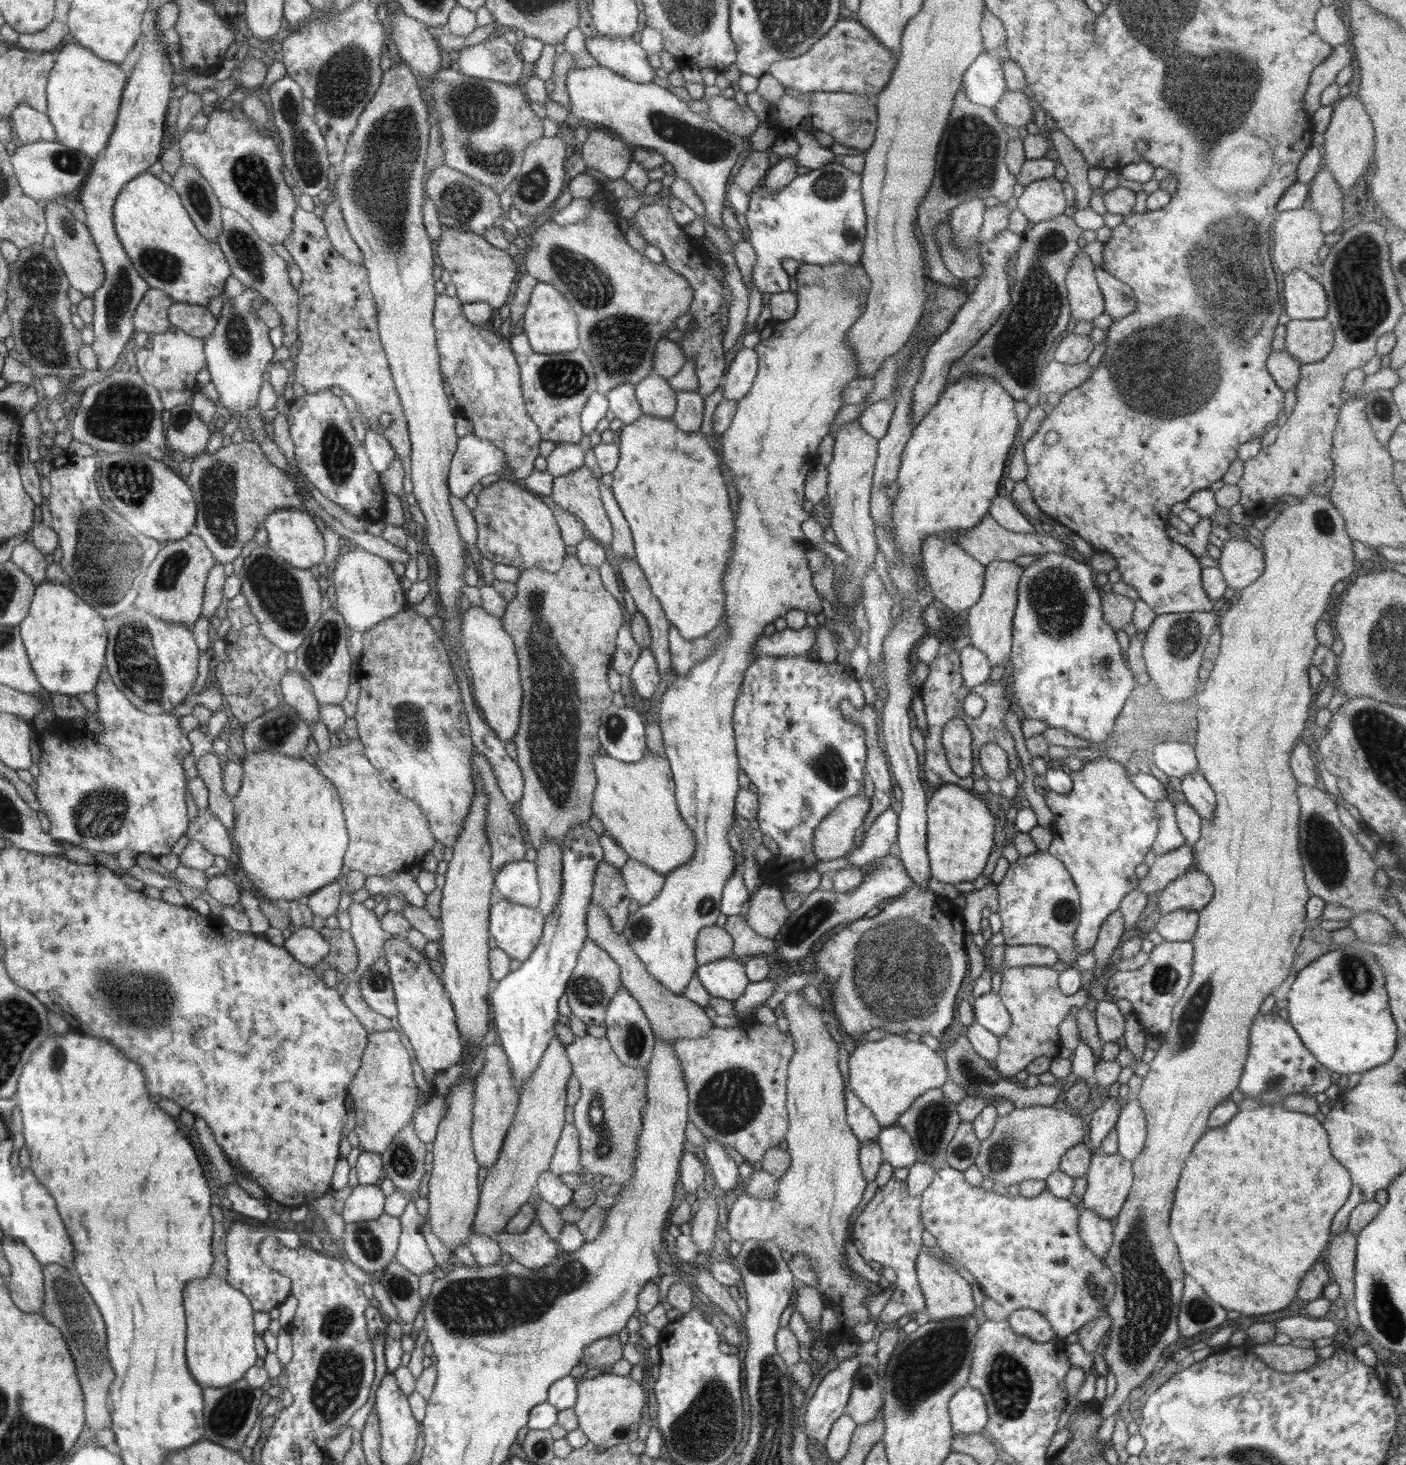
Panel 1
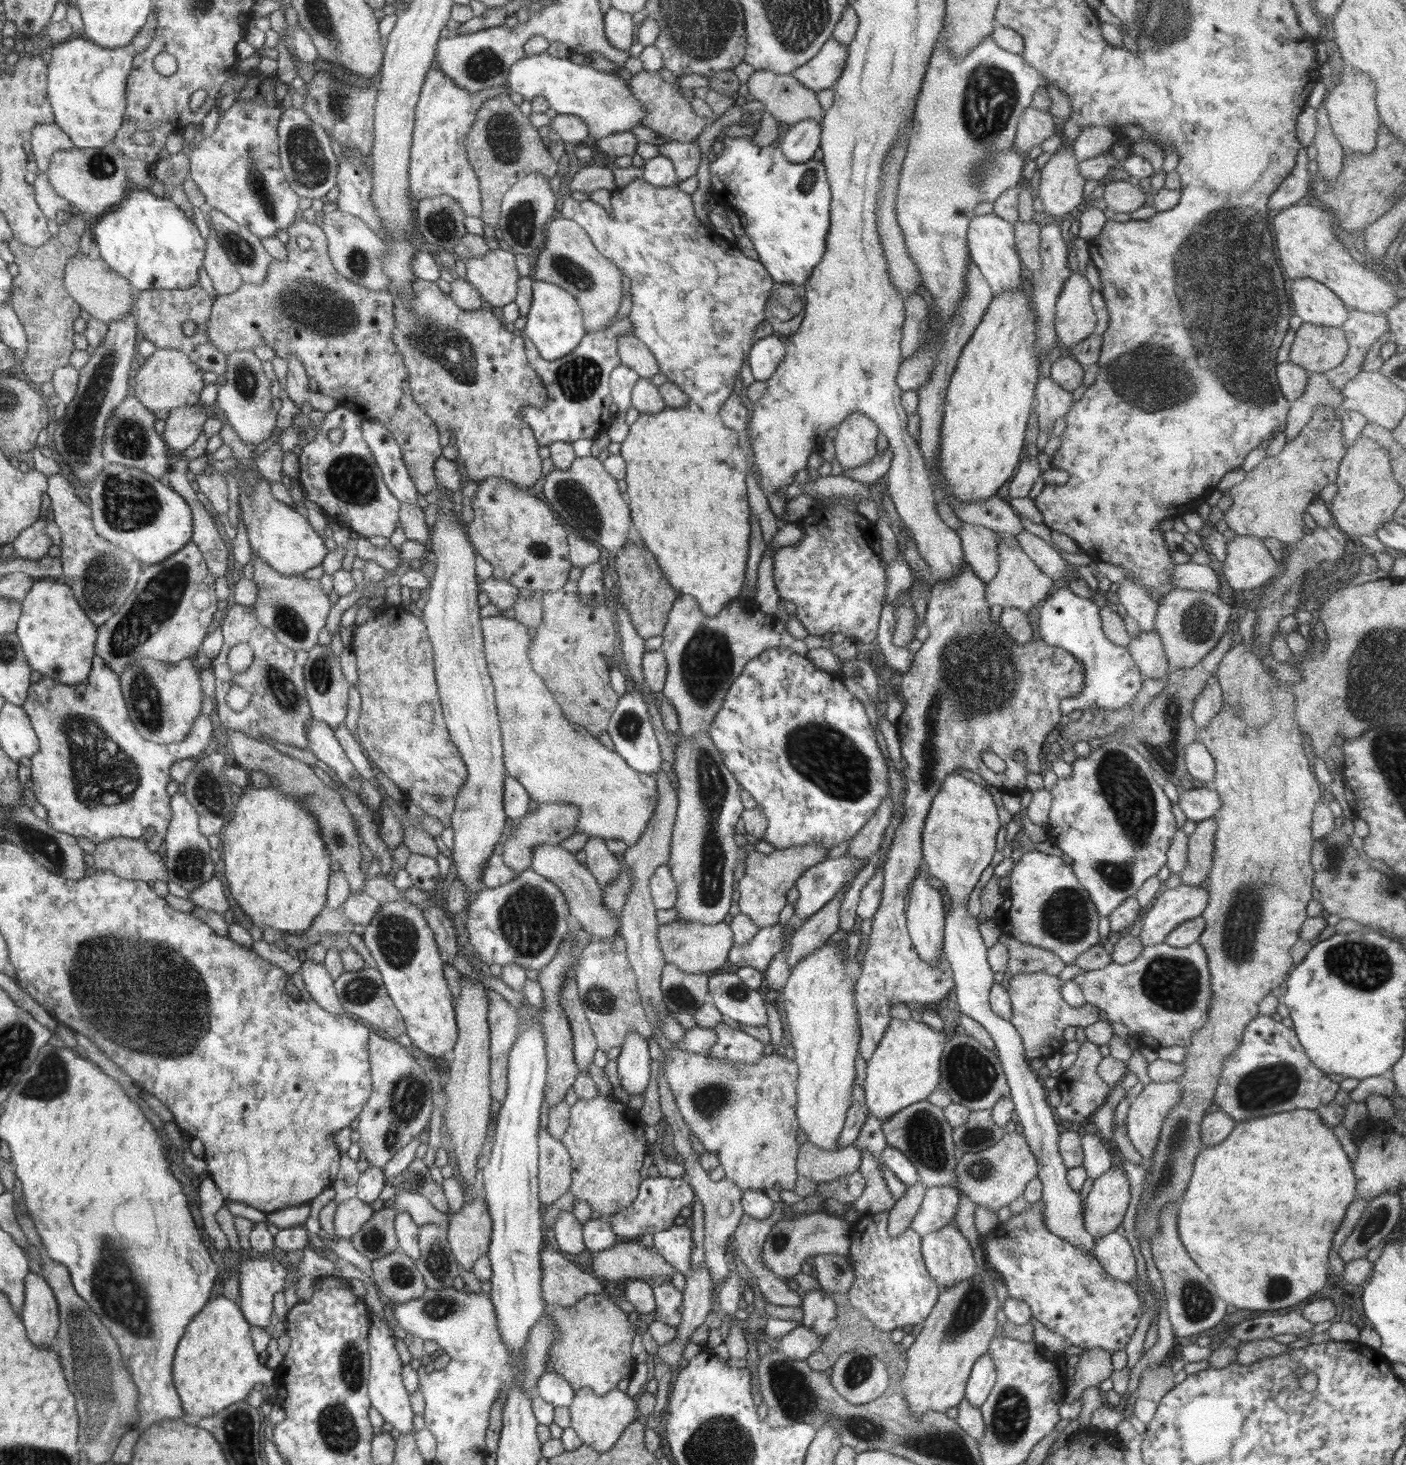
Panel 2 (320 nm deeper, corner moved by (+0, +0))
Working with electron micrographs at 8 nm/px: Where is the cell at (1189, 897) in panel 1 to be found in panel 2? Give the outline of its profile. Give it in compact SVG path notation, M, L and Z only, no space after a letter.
M1181 884L1173 890L1165 888L1160 898L1145 914L1141 915L1143 926L1137 936L1143 946L1165 942L1165 938L1179 924L1201 916L1210 900L1206 885Z

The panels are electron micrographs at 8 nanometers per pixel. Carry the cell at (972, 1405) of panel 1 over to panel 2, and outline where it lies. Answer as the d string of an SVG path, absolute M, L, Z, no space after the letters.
M990 1353L980 1356L972 1368L965 1388L965 1397L973 1407L980 1408L996 1382L996 1368Z

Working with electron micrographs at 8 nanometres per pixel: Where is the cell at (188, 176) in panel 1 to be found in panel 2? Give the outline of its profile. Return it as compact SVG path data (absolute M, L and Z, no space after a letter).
M211 224L210 232L203 258L203 268L208 274L217 295L230 294L238 290L244 281L242 276L236 271L236 266L232 264L225 248L219 241Z

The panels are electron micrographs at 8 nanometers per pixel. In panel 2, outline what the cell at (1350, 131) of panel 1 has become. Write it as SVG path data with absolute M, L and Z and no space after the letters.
M1360 70L1344 72L1330 94L1324 98L1322 105L1327 110L1331 130L1343 150L1352 150L1354 154L1362 154L1362 156L1372 154L1381 124L1376 108L1376 88L1369 76Z

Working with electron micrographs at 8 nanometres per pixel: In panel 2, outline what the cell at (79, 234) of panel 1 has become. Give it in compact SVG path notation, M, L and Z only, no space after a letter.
M75 254L64 270L64 284L82 310L107 325L130 314L135 305L136 291L126 278L112 271L101 258L91 260L88 255Z

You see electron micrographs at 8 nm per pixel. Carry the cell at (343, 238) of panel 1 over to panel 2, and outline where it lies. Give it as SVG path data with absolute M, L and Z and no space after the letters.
M339 209L325 214L321 227L327 238L327 249L332 265L340 275L366 289L386 290L390 288L390 278L382 270L383 254L387 252L387 244L381 235L370 230L358 217Z

